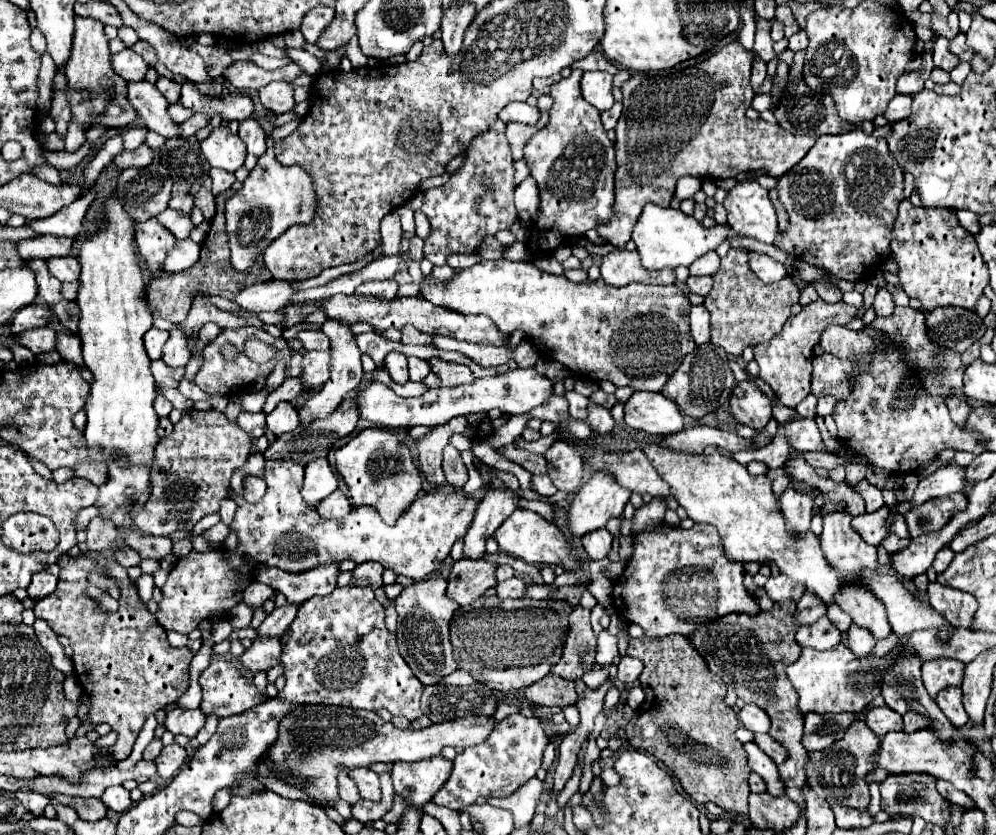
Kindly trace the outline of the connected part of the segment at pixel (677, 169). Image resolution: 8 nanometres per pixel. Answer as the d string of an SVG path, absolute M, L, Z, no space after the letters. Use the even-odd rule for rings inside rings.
M731 42L723 46L717 54L711 54L701 64L683 68L683 70L667 70L663 74L635 74L623 84L623 114L615 126L615 154L617 154L617 172L615 172L615 204L613 216L609 224L599 224L597 234L617 248L623 248L631 240L633 226L645 204L659 204L661 208L669 206L675 184L681 176L695 178L711 178L725 180L735 178L739 172L761 170L765 168L769 176L779 178L787 170L791 170L815 144L817 138L811 136L793 136L783 130L779 124L769 124L763 120L749 120L745 110L751 106L751 98L755 96L749 76L751 62L755 54L747 52L739 46L739 42Z

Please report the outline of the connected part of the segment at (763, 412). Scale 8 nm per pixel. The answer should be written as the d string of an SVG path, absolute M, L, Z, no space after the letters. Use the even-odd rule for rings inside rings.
M739 382L729 400L731 418L737 424L745 424L763 432L771 420L771 400L763 396L753 382Z

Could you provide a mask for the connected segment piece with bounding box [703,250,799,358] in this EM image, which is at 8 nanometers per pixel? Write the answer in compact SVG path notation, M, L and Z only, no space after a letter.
M729 250L729 254L721 260L721 268L713 274L713 280L715 284L703 302L711 314L711 342L737 358L747 346L773 338L791 316L789 308L799 302L799 290L789 276L772 284L759 282L747 266L745 250Z

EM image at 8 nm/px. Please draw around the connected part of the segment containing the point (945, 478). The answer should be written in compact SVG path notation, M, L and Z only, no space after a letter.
M951 464L947 468L939 468L937 472L933 472L931 476L927 476L919 482L919 486L915 488L911 500L905 500L905 502L897 500L893 506L889 506L889 516L885 520L885 526L889 528L897 514L903 516L911 508L915 508L915 506L919 506L927 500L943 498L947 494L961 492L961 490L963 490L963 468L957 466L957 464Z

